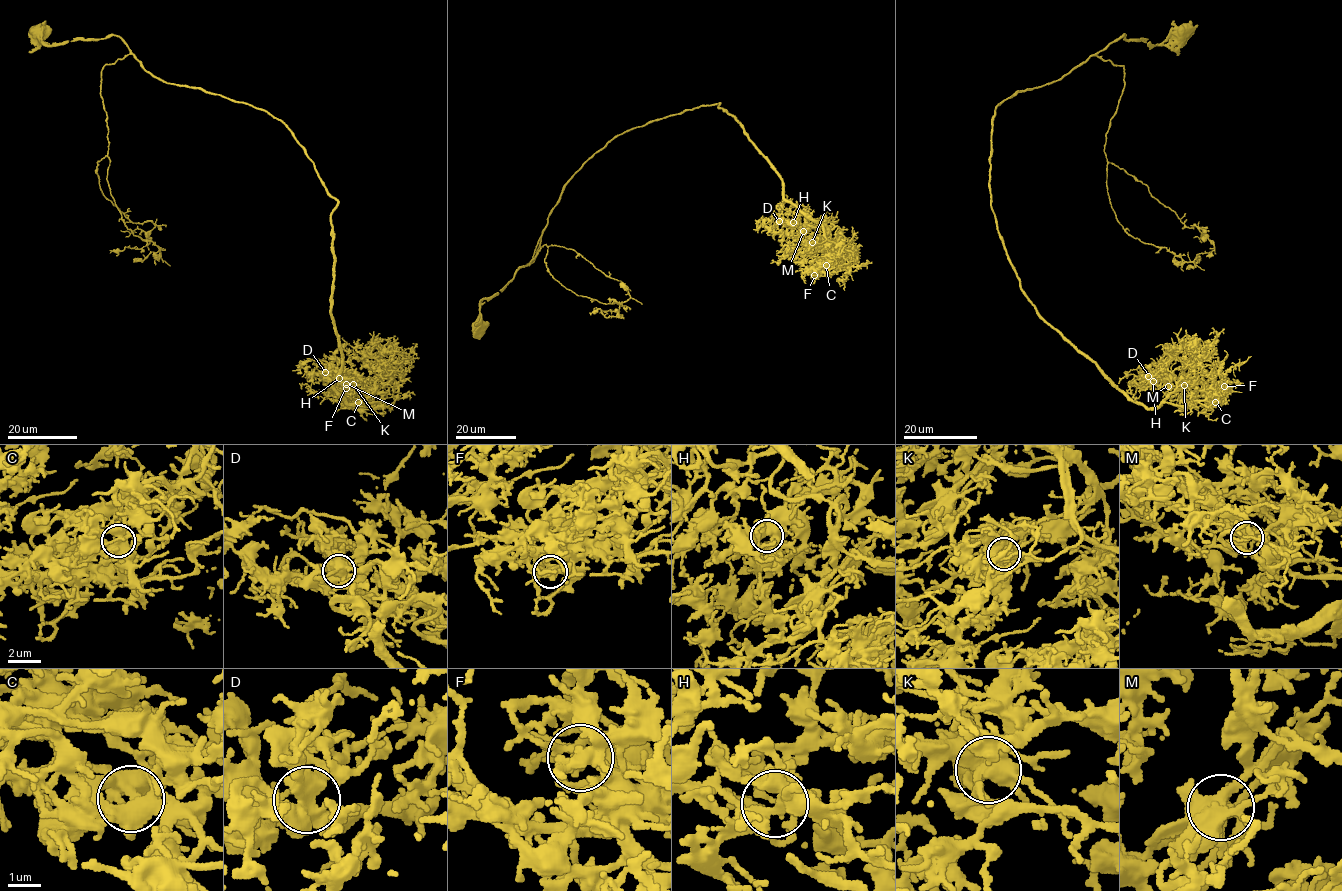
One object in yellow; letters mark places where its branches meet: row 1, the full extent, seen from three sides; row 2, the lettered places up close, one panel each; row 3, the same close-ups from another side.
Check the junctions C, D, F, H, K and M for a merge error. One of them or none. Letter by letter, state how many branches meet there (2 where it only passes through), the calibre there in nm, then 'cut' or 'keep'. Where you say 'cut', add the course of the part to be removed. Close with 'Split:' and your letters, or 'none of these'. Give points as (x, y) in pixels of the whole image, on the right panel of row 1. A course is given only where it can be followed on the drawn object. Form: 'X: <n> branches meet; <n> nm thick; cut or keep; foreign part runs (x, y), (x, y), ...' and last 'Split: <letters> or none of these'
C: 9 branches meet; 420 nm thick; cut; foreign part runs (1215, 401), (1204, 400), (1205, 404), (1179, 415)
D: 5 branches meet; 480 nm thick; keep
F: 5 branches meet; 320 nm thick; keep
H: 6 branches meet; 440 nm thick; keep
K: 6 branches meet; 380 nm thick; keep
M: 5 branches meet; 420 nm thick; keep
Split: C

